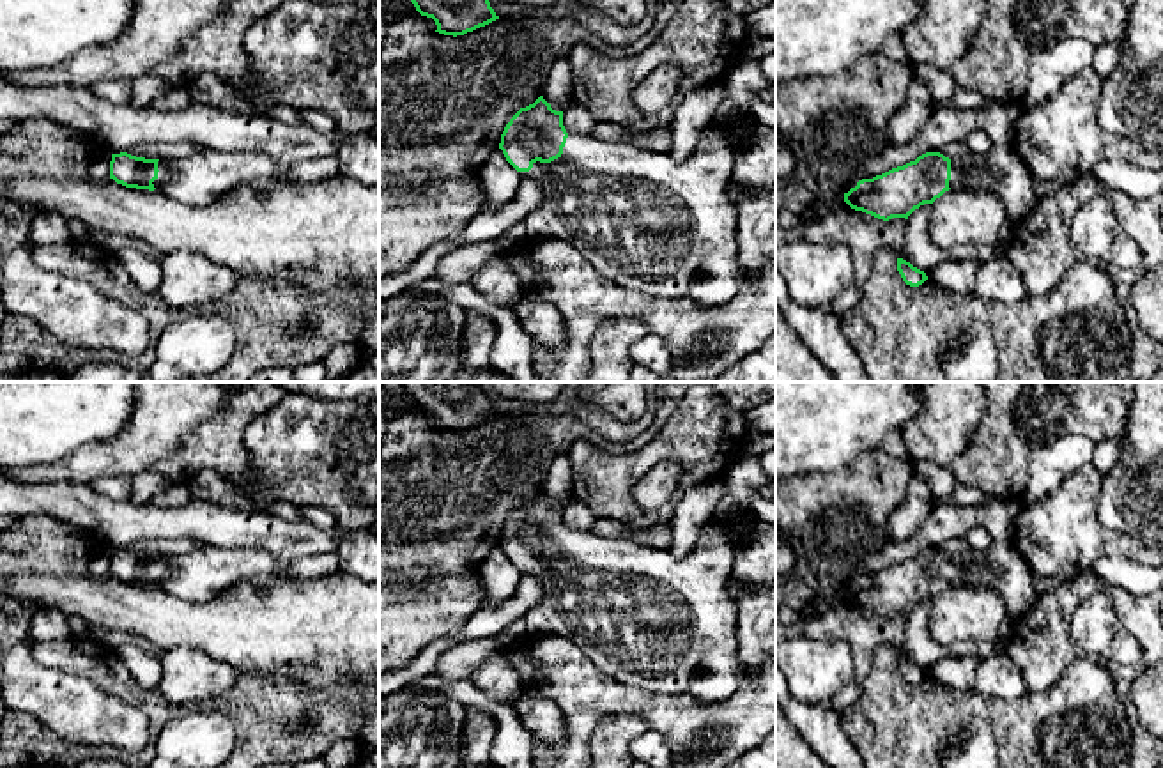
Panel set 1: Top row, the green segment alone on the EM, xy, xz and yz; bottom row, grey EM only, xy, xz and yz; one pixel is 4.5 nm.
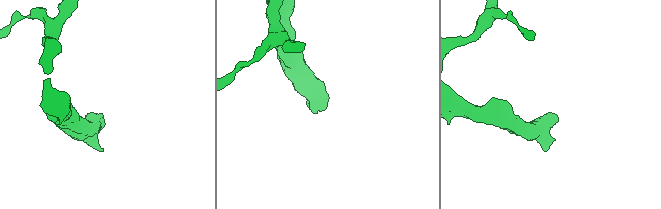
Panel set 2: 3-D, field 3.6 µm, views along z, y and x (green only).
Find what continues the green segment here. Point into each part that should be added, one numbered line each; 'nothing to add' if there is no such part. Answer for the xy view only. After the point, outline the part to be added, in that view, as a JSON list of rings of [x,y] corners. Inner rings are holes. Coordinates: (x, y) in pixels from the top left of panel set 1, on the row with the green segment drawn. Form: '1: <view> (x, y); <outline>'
1: xy (199, 179); [[[202,149],[189,157],[159,159],[158,170],[158,191],[200,207],[237,188],[266,193],[273,186],[320,182],[338,175],[340,165],[336,156],[324,156],[280,168],[266,154]]]

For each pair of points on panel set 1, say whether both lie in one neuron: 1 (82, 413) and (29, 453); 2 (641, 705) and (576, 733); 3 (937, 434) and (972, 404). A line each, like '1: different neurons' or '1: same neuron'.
1: same neuron
2: same neuron
3: same neuron

